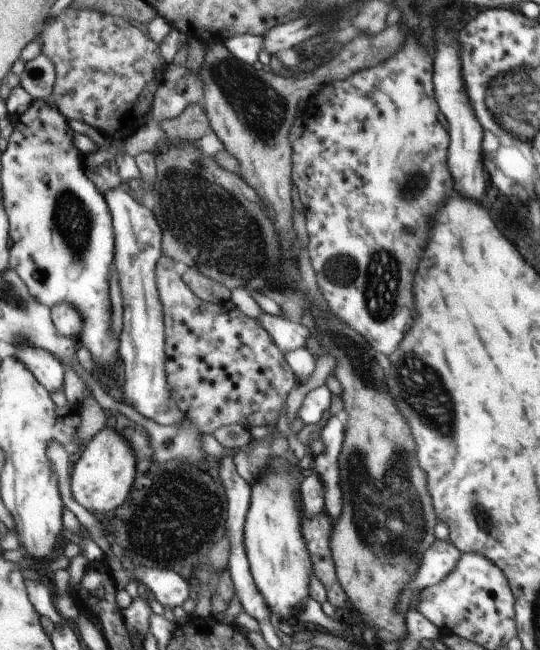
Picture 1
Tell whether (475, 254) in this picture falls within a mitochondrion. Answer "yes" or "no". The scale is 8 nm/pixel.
no

